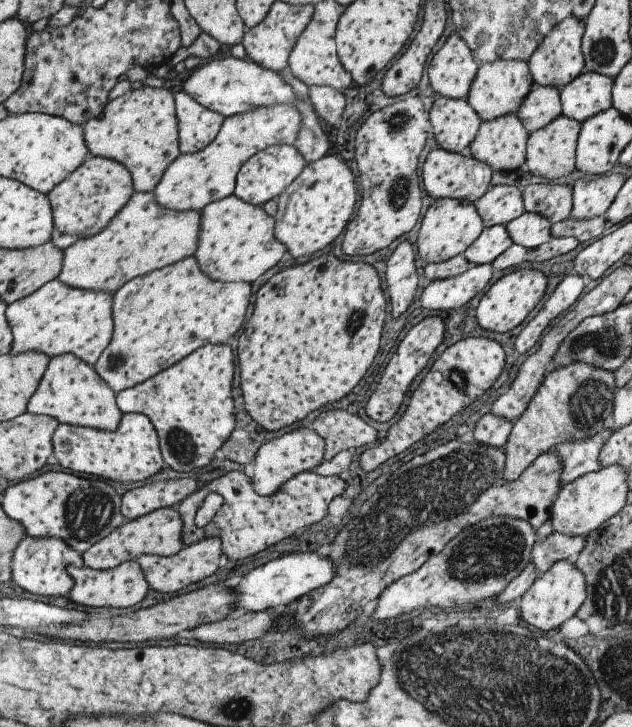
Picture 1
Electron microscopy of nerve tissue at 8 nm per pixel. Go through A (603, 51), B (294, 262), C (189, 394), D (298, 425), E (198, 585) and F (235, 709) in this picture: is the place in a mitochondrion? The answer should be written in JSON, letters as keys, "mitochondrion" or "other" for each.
{"A":"mitochondrion","B":"other","C":"other","D":"other","E":"other","F":"mitochondrion"}

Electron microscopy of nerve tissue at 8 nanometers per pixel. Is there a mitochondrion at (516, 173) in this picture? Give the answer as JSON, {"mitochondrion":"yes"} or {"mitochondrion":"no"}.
{"mitochondrion":"no"}

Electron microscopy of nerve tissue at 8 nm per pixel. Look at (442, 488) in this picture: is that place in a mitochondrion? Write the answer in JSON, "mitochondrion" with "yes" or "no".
{"mitochondrion":"yes"}

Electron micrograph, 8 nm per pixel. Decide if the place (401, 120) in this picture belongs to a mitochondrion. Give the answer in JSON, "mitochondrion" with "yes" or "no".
{"mitochondrion":"yes"}

